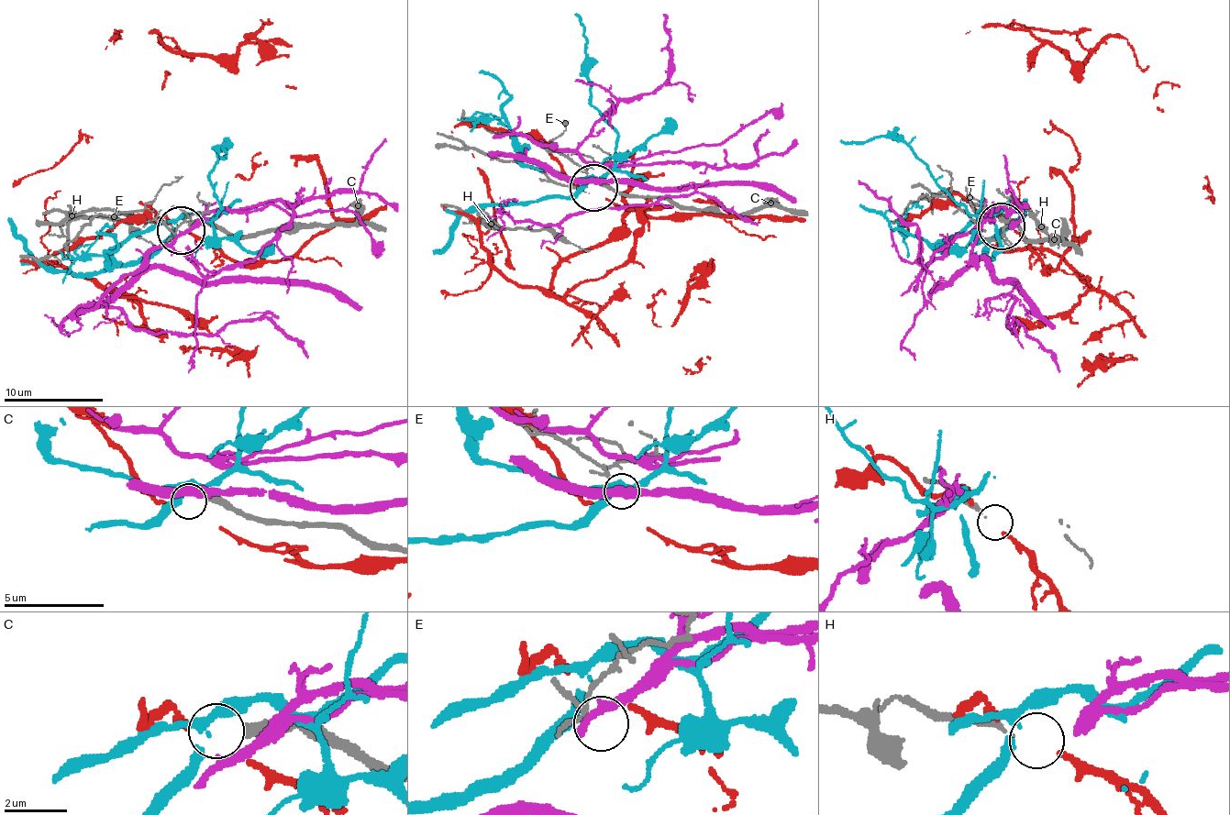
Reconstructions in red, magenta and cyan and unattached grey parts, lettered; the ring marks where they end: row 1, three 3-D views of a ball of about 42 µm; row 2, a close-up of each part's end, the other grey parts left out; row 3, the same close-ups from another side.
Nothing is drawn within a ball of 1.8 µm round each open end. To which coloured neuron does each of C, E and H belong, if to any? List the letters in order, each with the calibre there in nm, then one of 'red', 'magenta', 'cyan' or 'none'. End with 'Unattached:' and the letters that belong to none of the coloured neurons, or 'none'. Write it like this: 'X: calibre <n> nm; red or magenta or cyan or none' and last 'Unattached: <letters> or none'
C: calibre 300 nm; none
E: calibre 120 nm; none
H: calibre 120 nm; none
Unattached: C, E, H

